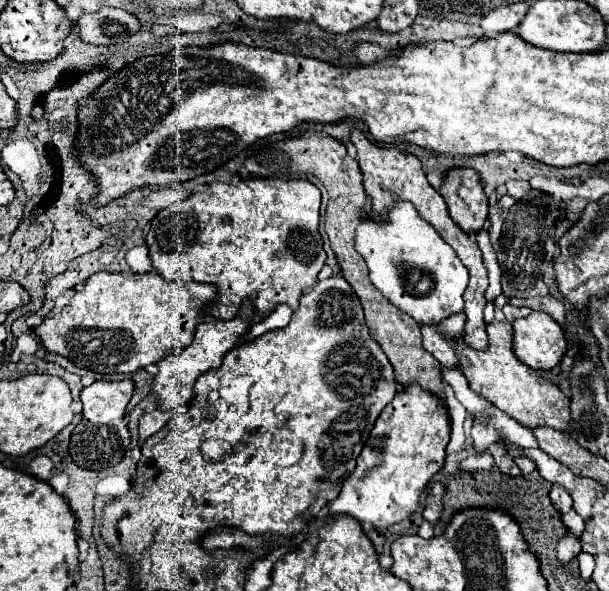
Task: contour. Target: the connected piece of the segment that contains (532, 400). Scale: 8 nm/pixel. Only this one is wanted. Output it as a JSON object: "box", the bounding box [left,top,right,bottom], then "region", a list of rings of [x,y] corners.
{"box":[455,321,569,431],"region":[[[491,321],[487,325],[487,337],[489,337],[489,347],[481,353],[463,353],[463,347],[459,351],[459,343],[455,343],[455,353],[459,357],[459,367],[461,371],[465,373],[465,377],[469,379],[469,387],[483,395],[487,401],[491,401],[497,409],[501,409],[503,413],[511,415],[513,419],[517,419],[521,425],[525,425],[527,429],[535,429],[535,427],[541,427],[541,425],[547,425],[547,427],[553,427],[553,429],[561,429],[561,431],[567,431],[569,429],[569,397],[565,397],[561,393],[561,389],[553,383],[549,383],[547,379],[539,377],[533,369],[529,369],[527,365],[523,365],[521,361],[517,361],[517,357],[513,355],[513,329],[511,329],[511,323],[509,321]]]}

